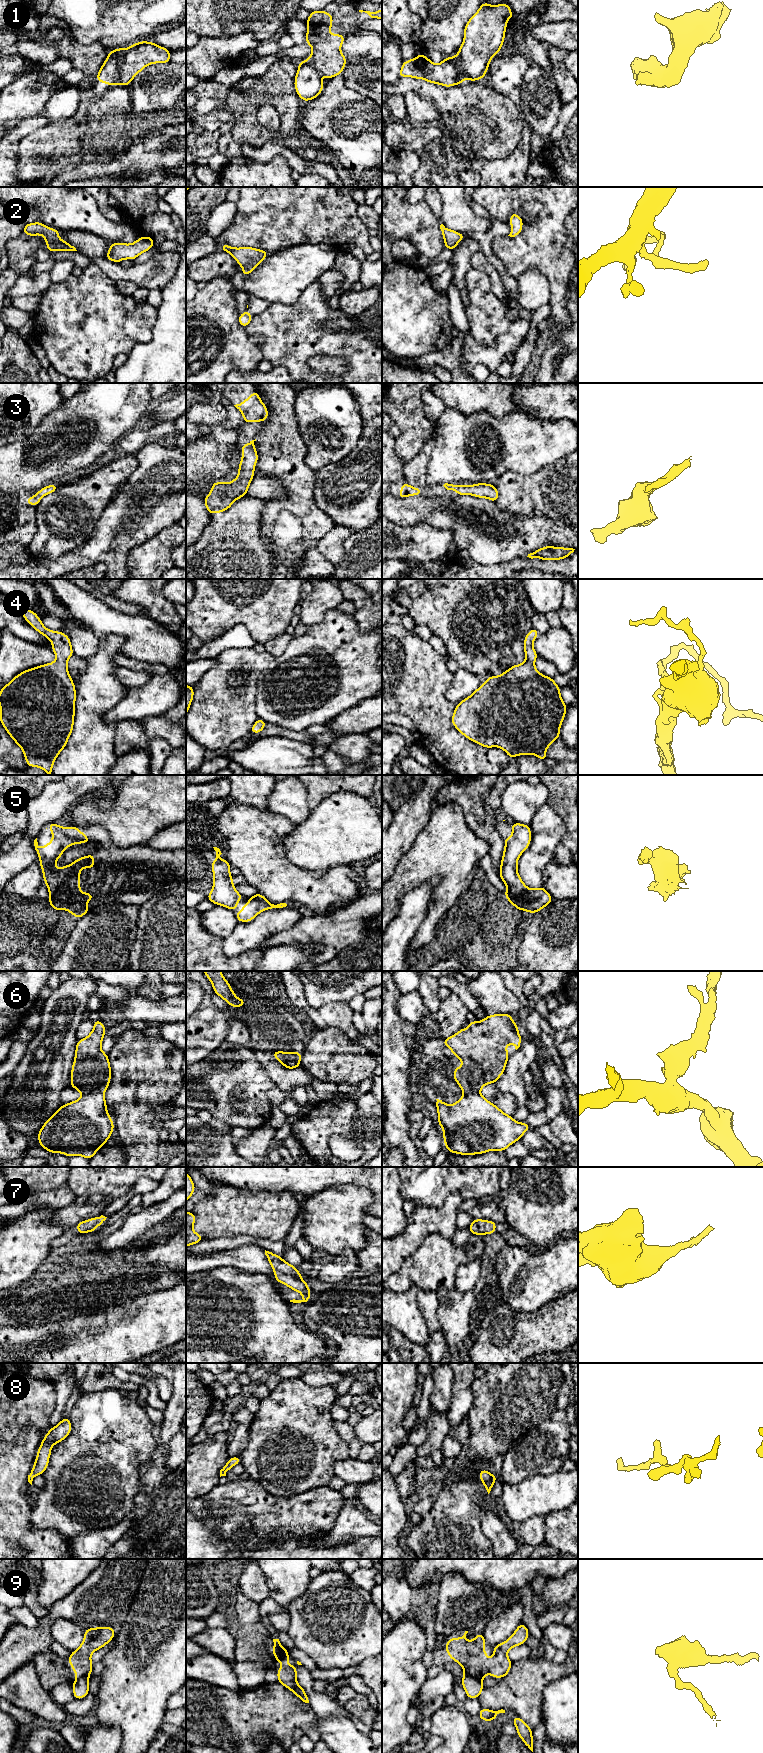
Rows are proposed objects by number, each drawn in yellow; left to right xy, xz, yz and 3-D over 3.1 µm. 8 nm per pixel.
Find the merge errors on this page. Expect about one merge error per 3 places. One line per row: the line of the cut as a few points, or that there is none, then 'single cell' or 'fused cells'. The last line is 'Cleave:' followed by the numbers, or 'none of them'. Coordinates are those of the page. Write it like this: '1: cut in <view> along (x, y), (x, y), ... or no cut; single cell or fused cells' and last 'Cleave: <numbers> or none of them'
1: cut in xy along (126, 49), (119, 66), (117, 83); fused cells
2: no cut; single cell
3: no cut; single cell
4: no cut; single cell
5: no cut; single cell
6: cut in xz along (282, 1063), (290, 1058), (294, 1058), (299, 1064); fused cells
7: no cut; single cell
8: no cut; single cell
9: cut in yz along (465, 1672), (481, 1680); fused cells
Cleave: 1, 6, 9

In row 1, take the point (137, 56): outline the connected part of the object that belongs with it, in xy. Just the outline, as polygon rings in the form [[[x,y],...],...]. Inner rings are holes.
[[[148,41],[130,45],[121,59],[118,84],[127,87],[133,78],[149,64],[169,63],[170,52],[171,50]]]

